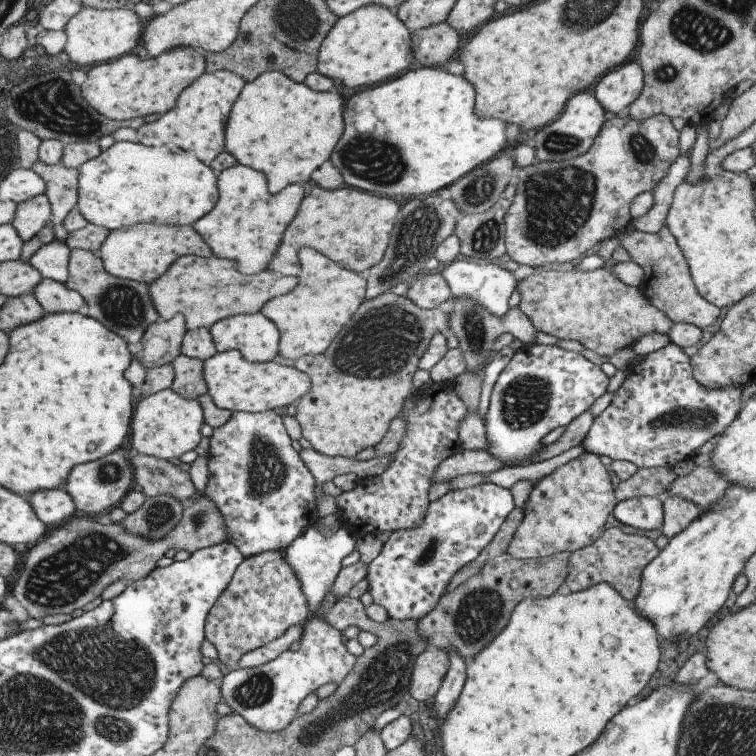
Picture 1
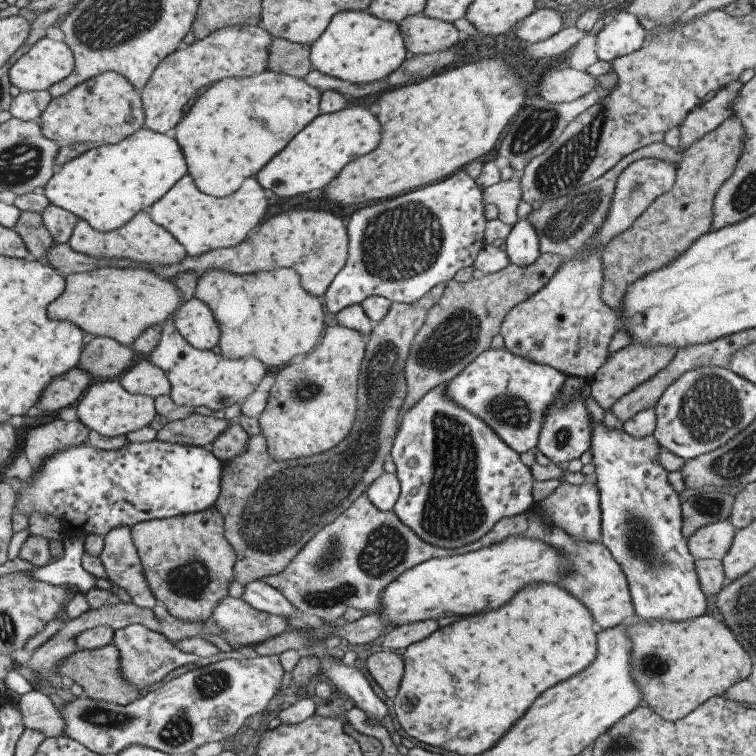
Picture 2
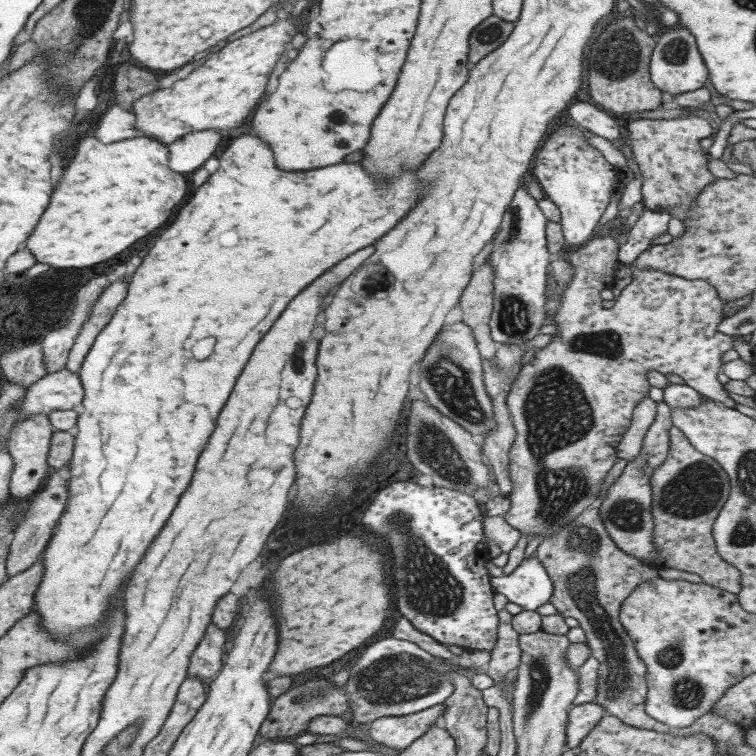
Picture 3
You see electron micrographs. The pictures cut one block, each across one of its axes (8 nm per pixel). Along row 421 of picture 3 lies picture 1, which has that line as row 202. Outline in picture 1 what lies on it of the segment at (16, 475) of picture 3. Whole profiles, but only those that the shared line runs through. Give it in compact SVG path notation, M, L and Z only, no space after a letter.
M39 194L31 200L15 204L15 216L12 226L22 242L33 238L45 224L50 222L50 204L45 194Z

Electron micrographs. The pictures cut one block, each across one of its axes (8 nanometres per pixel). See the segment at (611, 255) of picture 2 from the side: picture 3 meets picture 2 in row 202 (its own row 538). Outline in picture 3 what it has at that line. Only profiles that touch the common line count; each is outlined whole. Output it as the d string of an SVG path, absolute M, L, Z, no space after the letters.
M672 426L668 430L668 437L667 456L650 476L650 512L653 516L651 542L657 552L651 568L671 568L697 574L704 584L737 594L741 590L741 573L721 561L712 539L712 522L729 496L728 476L712 458L697 452L678 428Z

